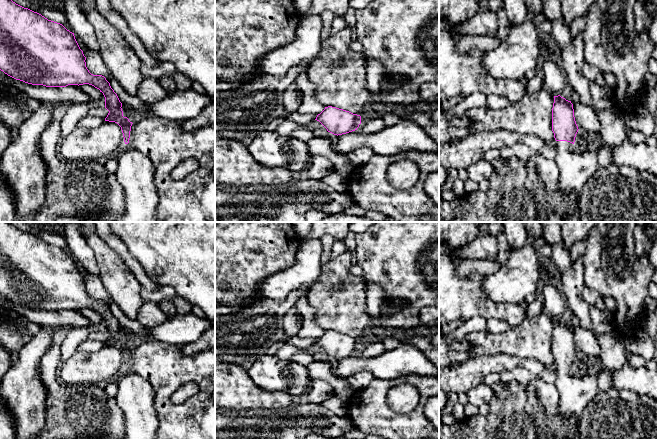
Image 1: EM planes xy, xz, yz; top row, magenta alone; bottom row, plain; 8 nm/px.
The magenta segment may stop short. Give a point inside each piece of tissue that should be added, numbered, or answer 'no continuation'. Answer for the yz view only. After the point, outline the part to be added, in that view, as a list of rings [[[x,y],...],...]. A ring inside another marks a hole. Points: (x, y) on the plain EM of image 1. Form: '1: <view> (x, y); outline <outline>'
1: yz (576, 388); outline [[[556,365],[555,371],[557,373],[555,386],[560,395],[560,413],[565,419],[573,417],[576,420],[576,433],[570,439],[580,439],[578,431],[579,421],[586,406],[599,392],[598,375],[590,375],[586,372],[577,371],[567,365]]]

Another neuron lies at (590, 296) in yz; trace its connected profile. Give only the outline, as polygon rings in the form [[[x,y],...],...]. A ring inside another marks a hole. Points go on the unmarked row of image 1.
[[[585,285],[583,290],[583,298],[589,306],[594,306],[594,304],[596,303],[596,300],[599,297],[600,295],[595,290]]]

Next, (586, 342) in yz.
[[[580,326],[573,328],[573,333],[578,353],[588,359],[598,360],[601,348],[595,334]]]

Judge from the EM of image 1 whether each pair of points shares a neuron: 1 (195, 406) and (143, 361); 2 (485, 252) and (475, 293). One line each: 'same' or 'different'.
1: same
2: different

